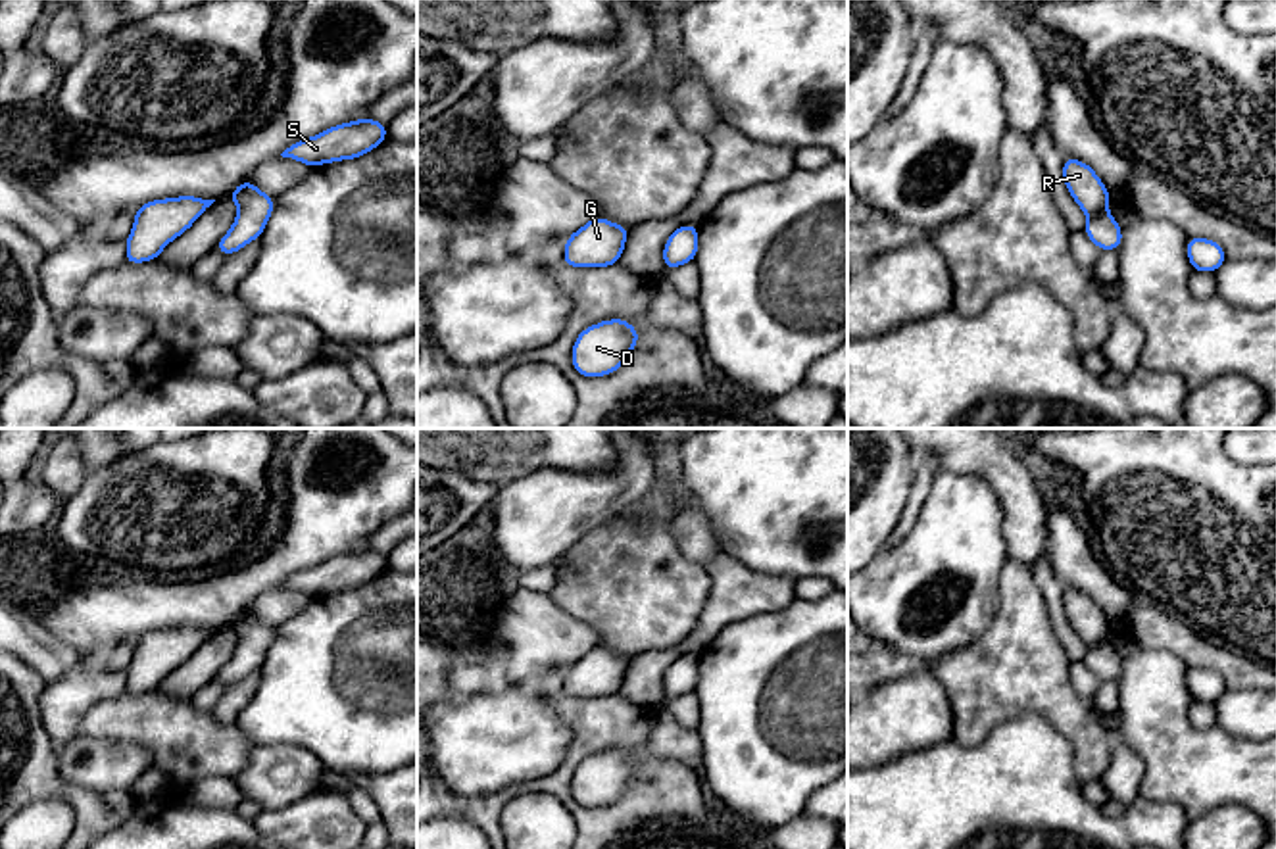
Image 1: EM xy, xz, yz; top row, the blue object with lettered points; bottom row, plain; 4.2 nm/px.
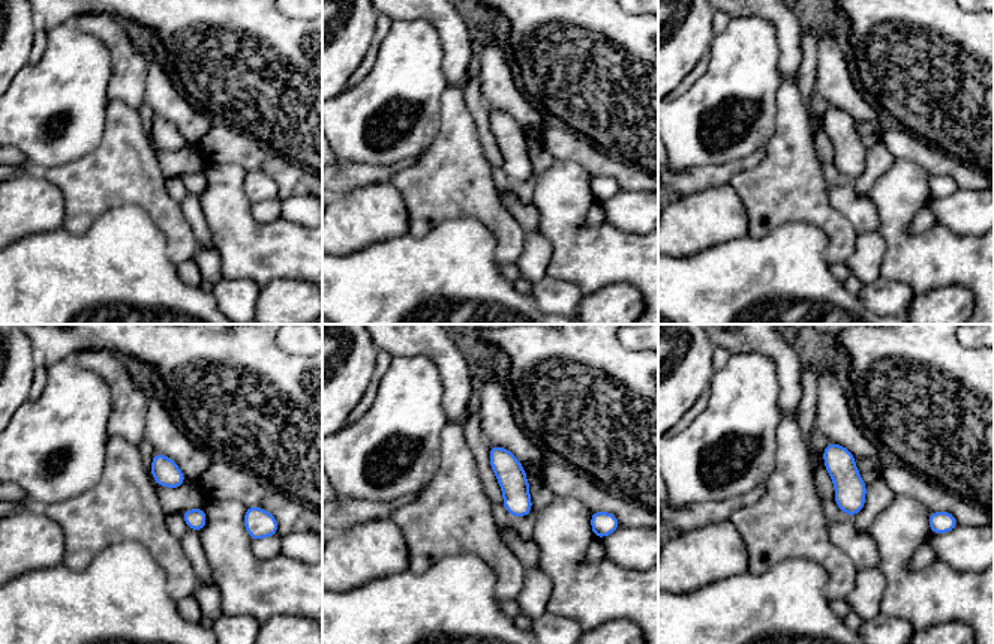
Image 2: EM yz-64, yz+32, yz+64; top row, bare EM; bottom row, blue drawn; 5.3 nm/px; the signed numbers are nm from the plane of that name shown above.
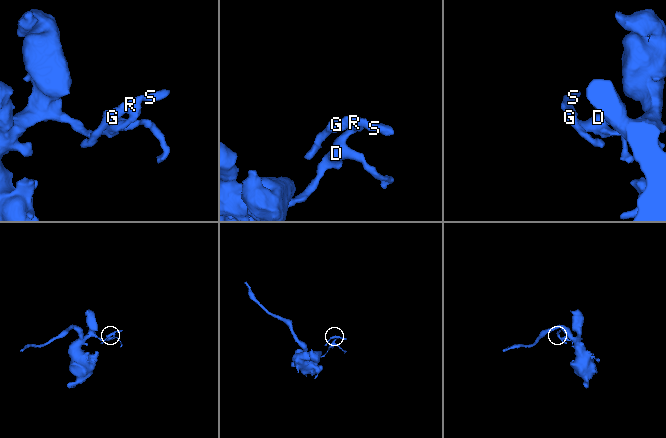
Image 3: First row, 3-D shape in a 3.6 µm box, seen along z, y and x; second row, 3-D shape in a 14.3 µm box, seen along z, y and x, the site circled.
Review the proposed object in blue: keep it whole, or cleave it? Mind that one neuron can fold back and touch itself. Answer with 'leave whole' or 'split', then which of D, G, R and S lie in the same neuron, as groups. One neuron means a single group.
leave whole | D G R S

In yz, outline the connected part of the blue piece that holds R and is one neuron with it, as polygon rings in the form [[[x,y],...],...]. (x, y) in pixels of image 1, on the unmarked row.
[[[1065,588],[1063,609],[1072,630],[1090,647],[1084,663],[1097,676],[1097,680],[1118,680],[1122,672],[1122,659],[1107,642],[1111,624],[1107,622],[1095,601],[1074,588]]]

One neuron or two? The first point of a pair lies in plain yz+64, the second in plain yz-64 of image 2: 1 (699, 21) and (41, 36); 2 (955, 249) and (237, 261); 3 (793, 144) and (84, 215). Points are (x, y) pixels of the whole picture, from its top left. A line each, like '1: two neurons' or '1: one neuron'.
1: two neurons
2: one neuron
3: one neuron

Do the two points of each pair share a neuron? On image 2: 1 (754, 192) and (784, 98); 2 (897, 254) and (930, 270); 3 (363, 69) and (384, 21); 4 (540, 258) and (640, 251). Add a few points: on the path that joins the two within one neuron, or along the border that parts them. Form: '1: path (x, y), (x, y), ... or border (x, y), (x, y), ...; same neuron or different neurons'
1: path (778, 168), (787, 159), (787, 122); same neuron
2: path (904, 254), (922, 263); same neuron
3: path (371, 57), (380, 33); same neuron
4: border (538, 230), (550, 246), (547, 275); different neurons

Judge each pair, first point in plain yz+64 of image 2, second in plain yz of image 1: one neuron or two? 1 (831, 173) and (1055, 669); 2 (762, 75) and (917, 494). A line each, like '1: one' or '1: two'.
1: two
2: two

